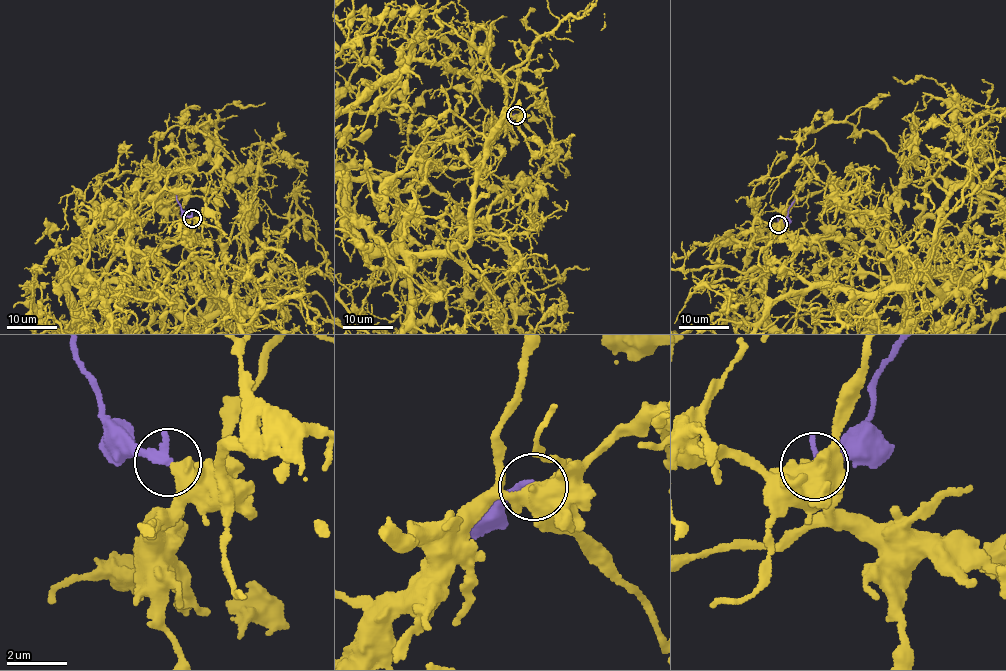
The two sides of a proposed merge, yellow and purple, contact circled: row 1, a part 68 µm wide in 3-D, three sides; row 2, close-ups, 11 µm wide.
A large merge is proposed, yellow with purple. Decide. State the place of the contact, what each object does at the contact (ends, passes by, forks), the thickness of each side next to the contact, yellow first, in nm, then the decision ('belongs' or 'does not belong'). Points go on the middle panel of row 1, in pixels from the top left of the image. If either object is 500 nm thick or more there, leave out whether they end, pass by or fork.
at (516, 115); 550 nm thick on the yellow side, 320 nm on the other; belongs

